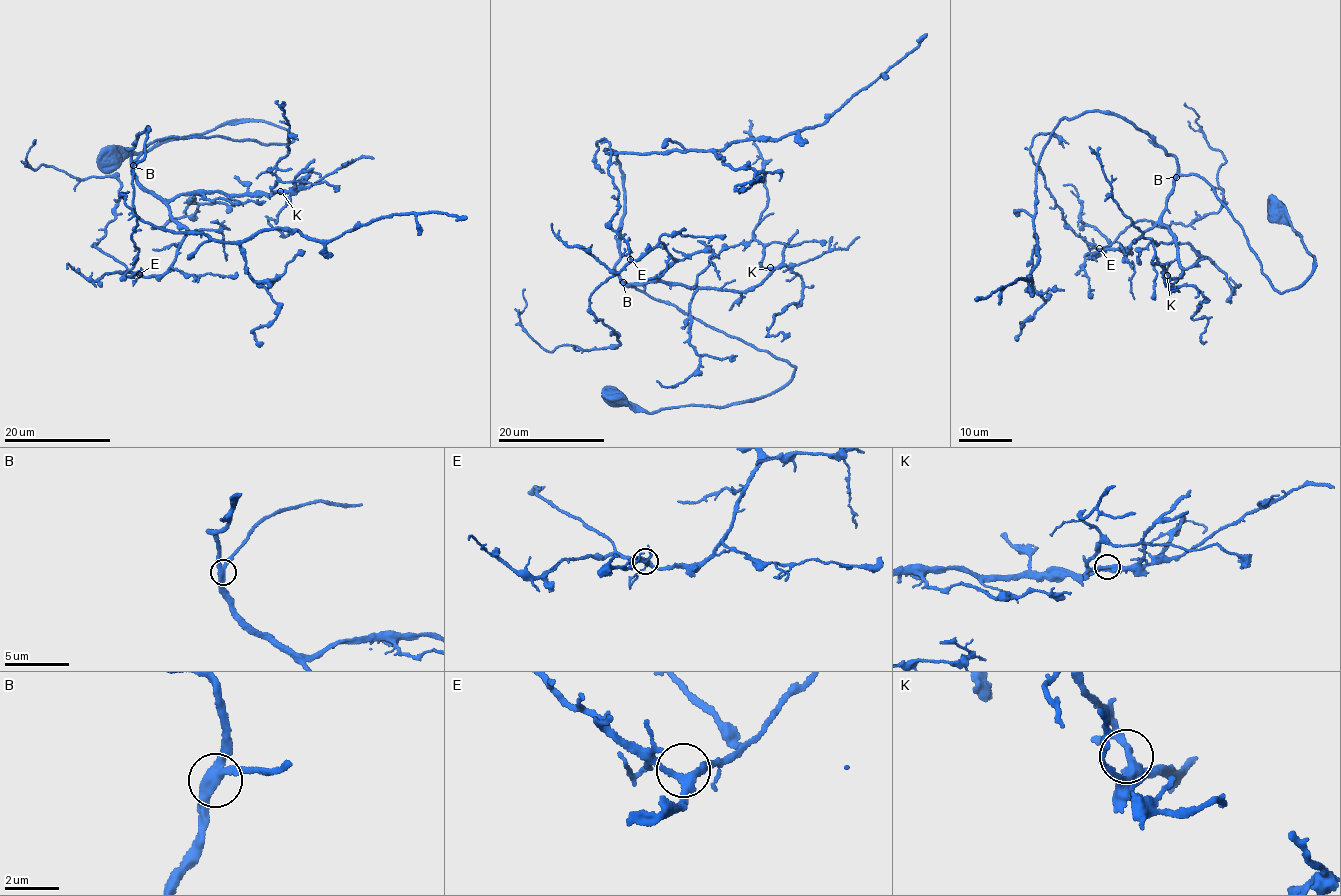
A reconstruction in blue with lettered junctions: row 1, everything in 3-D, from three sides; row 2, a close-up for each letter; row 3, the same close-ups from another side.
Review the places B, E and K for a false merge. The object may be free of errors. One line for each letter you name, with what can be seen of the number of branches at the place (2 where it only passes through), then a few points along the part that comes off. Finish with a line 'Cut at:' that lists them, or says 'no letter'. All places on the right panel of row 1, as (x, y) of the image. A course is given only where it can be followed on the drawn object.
Cut at: no letter

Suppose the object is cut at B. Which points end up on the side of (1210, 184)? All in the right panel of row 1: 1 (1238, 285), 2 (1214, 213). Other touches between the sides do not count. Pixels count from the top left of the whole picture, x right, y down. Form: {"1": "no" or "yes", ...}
{"1": "no", "2": "no"}

